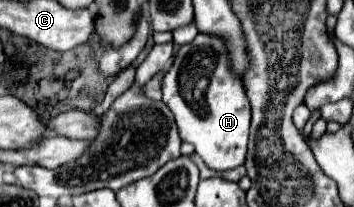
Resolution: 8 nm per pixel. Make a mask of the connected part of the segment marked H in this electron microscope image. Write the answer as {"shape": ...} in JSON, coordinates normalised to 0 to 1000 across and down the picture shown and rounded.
{"shape":[[[562,159],[540,208],[511,217],[489,314],[455,382],[460,498],[494,556],[506,652],[551,710],[551,739],[602,826],[647,826],[692,787],[709,517],[686,401],[647,343],[647,237],[630,179]]]}

